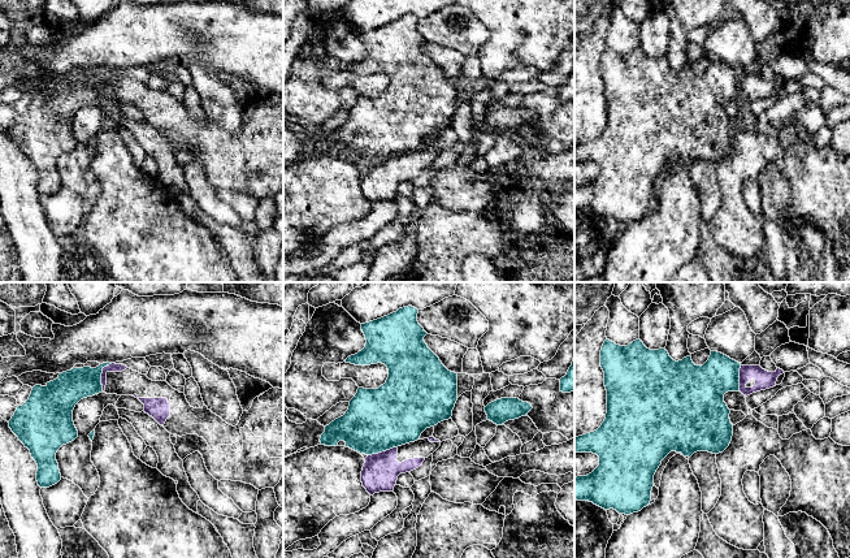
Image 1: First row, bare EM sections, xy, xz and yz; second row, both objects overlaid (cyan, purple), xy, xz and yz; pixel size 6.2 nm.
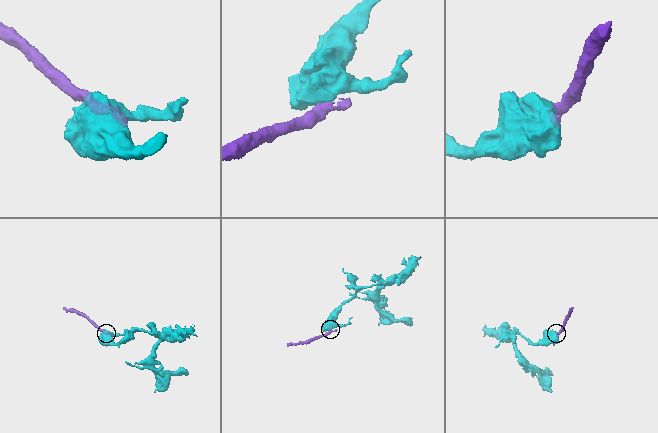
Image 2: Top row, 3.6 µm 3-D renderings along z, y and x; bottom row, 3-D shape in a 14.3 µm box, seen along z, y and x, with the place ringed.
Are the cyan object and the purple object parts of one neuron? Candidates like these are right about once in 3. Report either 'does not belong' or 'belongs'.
does not belong

